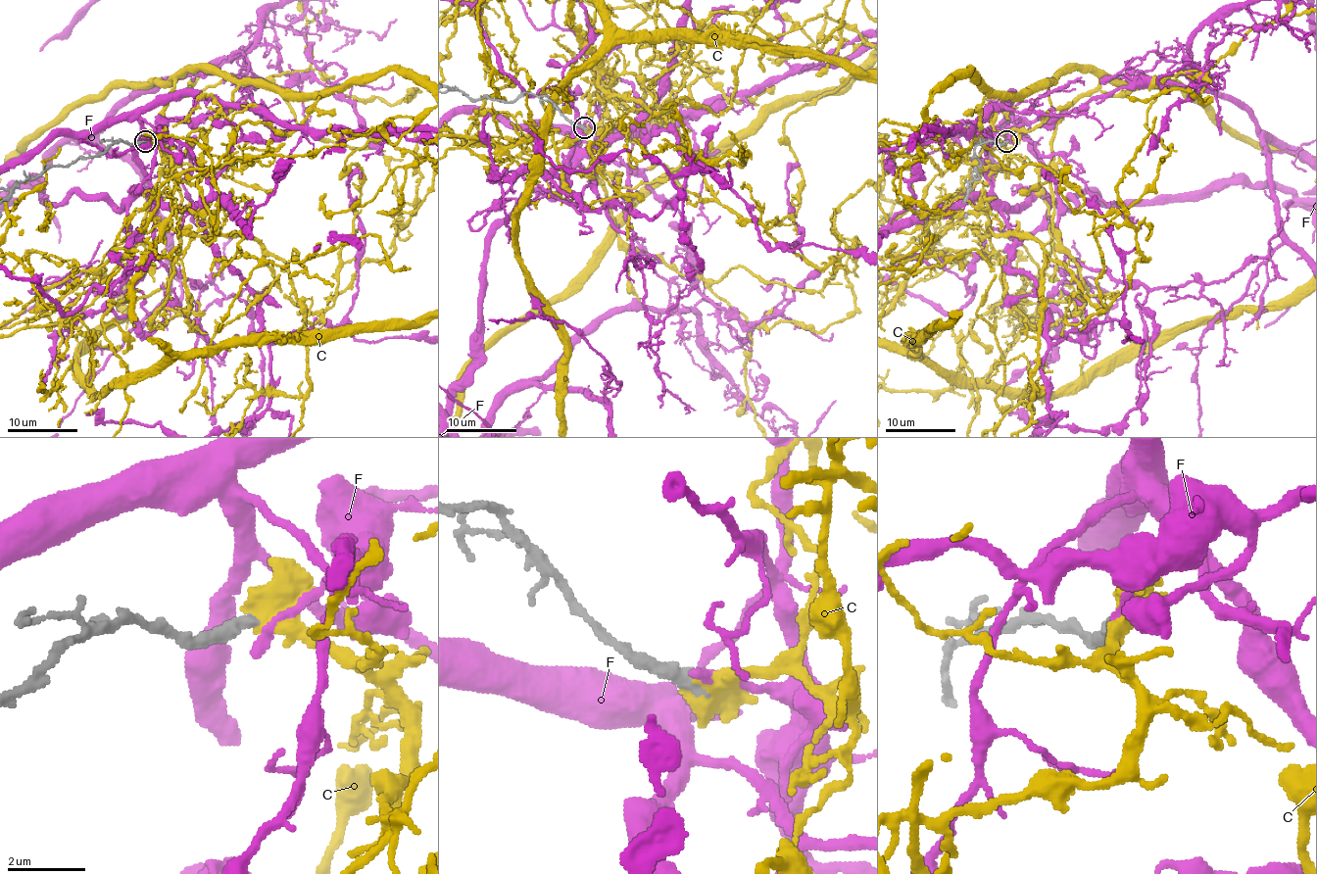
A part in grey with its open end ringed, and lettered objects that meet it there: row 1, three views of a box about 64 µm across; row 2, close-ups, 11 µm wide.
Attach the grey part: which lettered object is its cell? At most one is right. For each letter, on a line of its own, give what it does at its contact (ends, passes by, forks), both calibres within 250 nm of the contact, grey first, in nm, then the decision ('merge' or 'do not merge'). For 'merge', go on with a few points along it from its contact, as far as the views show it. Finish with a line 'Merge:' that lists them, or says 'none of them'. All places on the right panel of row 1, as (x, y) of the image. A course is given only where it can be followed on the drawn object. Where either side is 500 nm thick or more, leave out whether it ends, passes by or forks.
C: it forks there; 400 nm thick on the grey side, 480 nm on the other; merge
F: it ends there; 360 nm thick on the grey side, 280 nm on the other; do not merge
Merge: C

